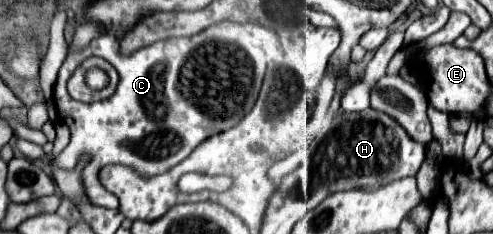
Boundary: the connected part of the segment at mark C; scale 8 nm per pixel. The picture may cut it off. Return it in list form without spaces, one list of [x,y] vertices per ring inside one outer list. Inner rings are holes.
[[[220,23],[198,35],[192,35],[186,39],[172,37],[166,41],[158,41],[158,43],[142,47],[130,55],[124,55],[120,51],[120,43],[112,35],[96,37],[84,49],[70,51],[58,71],[56,85],[54,85],[54,105],[58,111],[60,123],[64,123],[70,129],[70,143],[54,159],[54,167],[74,169],[78,163],[78,155],[90,153],[92,161],[82,169],[82,183],[84,183],[86,197],[90,199],[90,203],[94,203],[98,207],[118,209],[118,198],[112,193],[108,193],[100,185],[98,171],[104,165],[120,163],[120,165],[140,169],[144,175],[158,175],[158,173],[168,171],[182,159],[186,159],[194,151],[194,147],[198,147],[210,135],[222,133],[222,131],[238,125],[252,111],[252,107],[258,99],[260,87],[262,87],[262,79],[266,73],[266,55],[264,55],[262,43],[264,43],[266,33],[268,31],[258,23],[244,23],[244,25]],[[92,55],[104,57],[106,61],[110,61],[120,75],[120,83],[118,83],[116,93],[106,101],[80,103],[68,95],[68,77],[71,77],[76,67],[86,57],[92,57]]]

